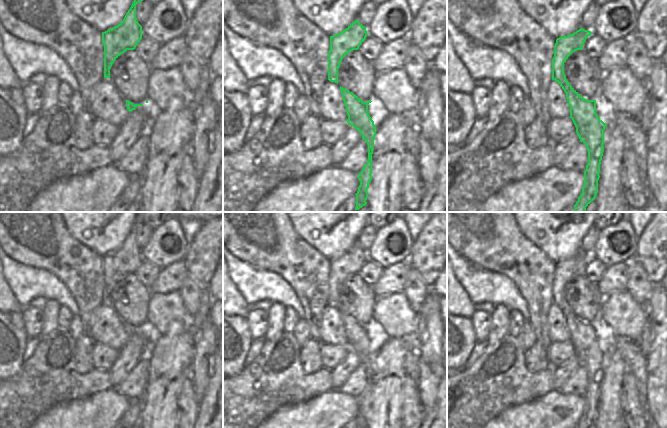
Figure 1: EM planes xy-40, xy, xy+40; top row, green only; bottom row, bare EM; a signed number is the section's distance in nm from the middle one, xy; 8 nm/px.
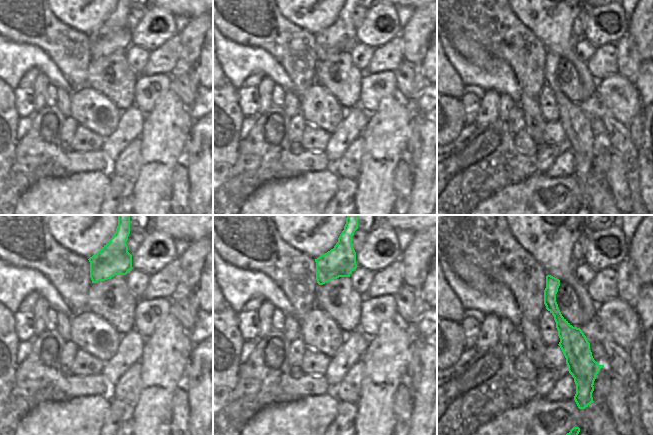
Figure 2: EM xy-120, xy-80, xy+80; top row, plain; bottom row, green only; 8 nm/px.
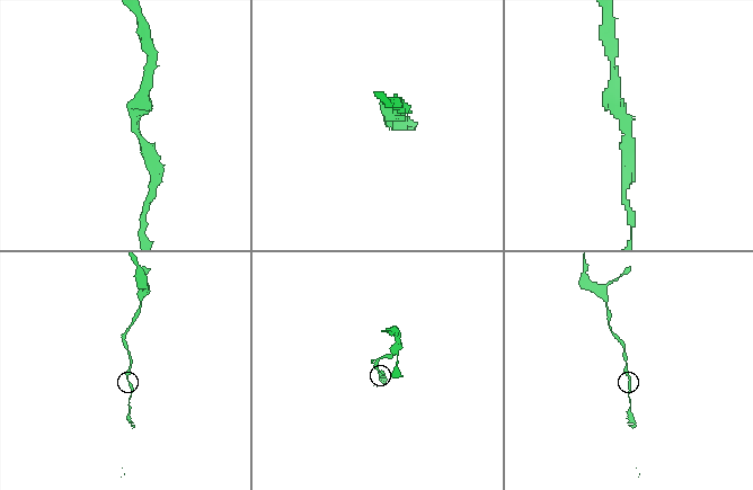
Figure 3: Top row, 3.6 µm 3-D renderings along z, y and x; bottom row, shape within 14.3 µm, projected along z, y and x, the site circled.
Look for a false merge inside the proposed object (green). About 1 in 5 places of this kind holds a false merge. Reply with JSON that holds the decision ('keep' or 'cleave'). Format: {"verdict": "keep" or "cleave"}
{"verdict": "keep"}

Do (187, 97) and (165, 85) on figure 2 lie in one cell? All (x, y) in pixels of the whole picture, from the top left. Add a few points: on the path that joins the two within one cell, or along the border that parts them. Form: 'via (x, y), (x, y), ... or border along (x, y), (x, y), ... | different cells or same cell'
border along (171, 75), (172, 88) | different cells

